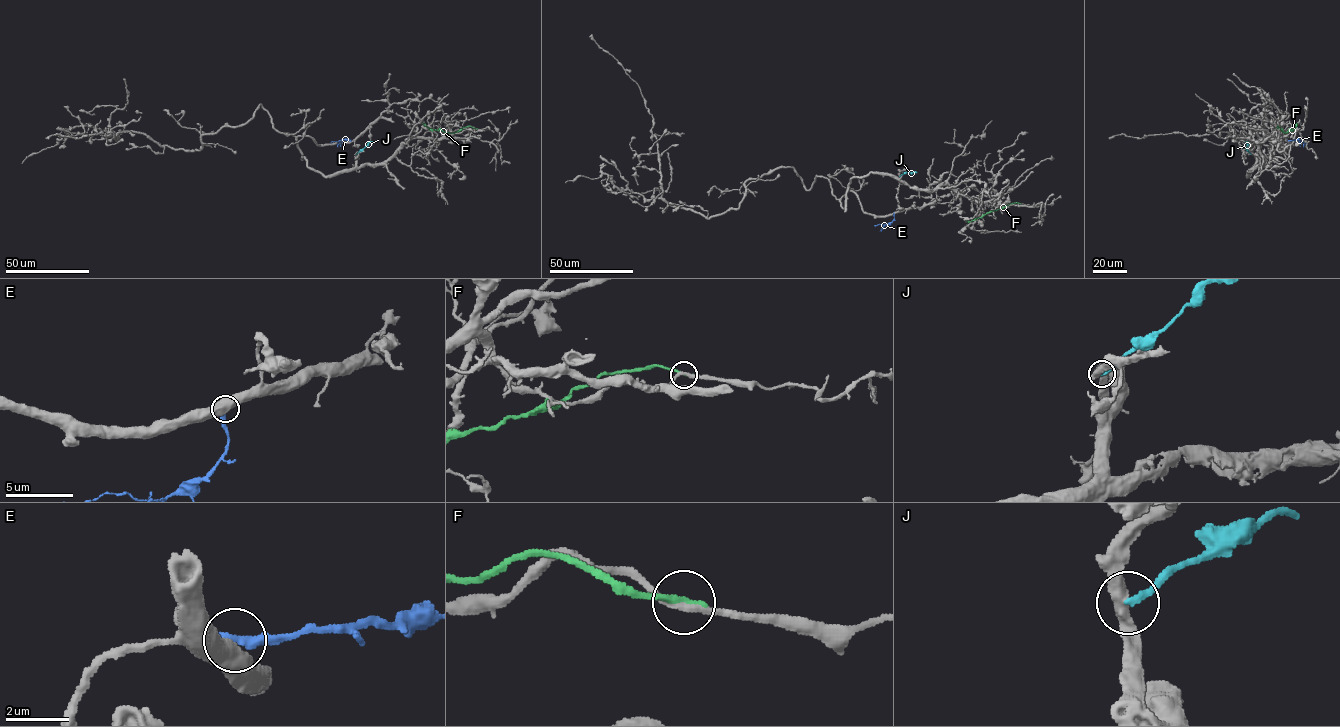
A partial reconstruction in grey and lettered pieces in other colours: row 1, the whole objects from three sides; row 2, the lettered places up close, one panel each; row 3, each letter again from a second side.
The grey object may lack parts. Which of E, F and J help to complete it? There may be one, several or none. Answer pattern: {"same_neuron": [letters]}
{"same_neuron": []}

